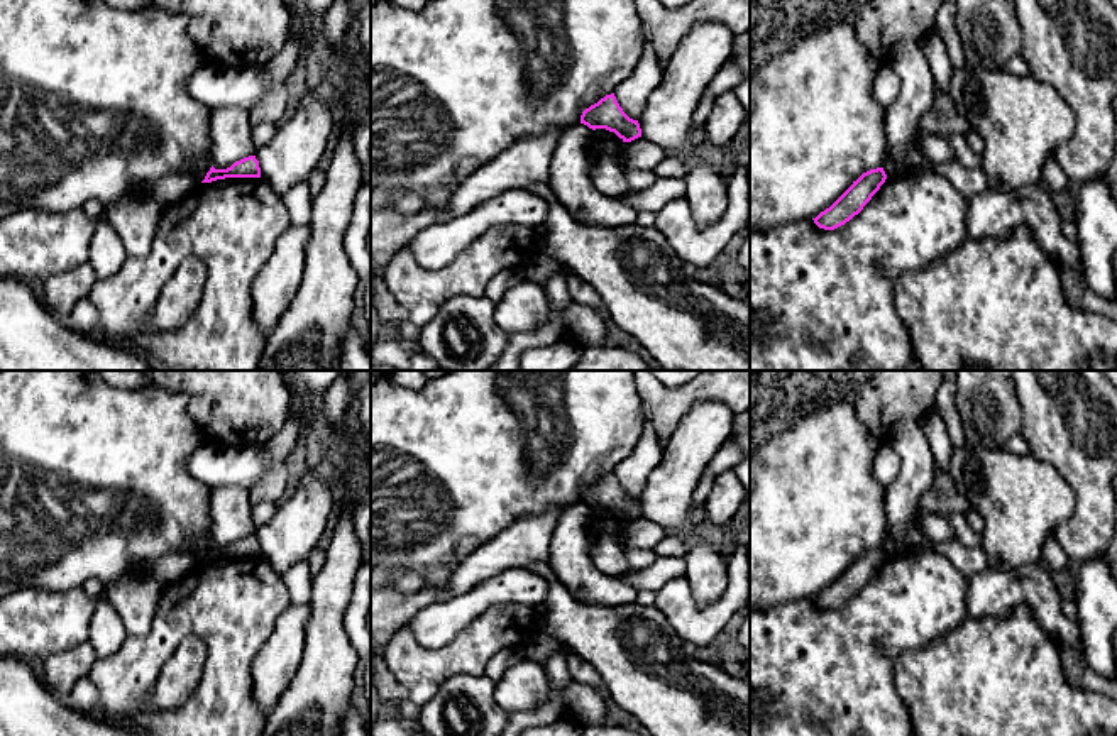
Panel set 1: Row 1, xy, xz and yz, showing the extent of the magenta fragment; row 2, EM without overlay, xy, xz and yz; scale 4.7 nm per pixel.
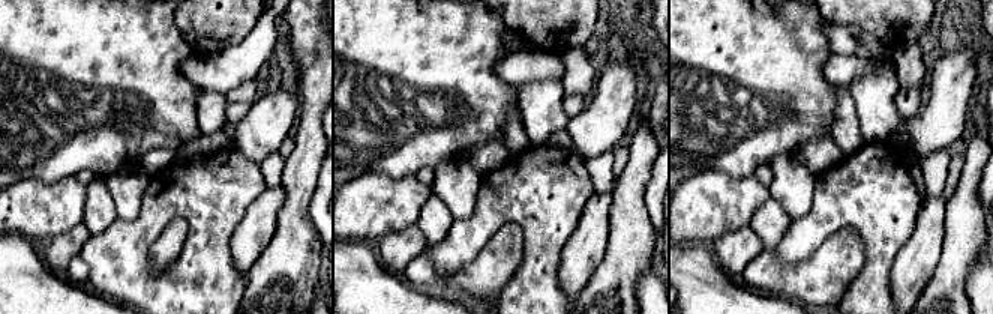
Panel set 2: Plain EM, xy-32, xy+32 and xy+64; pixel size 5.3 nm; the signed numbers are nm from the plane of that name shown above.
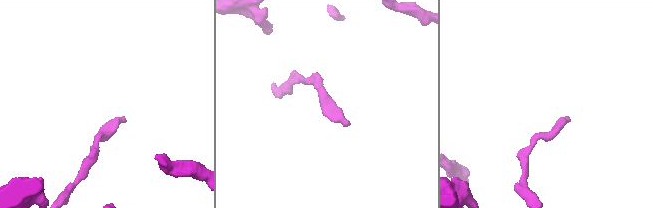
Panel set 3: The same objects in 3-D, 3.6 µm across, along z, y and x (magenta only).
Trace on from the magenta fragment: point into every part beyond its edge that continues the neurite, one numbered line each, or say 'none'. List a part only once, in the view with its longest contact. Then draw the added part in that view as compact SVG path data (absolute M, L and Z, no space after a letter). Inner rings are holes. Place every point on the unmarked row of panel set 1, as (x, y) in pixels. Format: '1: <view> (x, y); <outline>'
none

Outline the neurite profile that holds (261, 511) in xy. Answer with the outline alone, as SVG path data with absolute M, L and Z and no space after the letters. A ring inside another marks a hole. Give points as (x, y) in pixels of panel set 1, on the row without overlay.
M252 503L252 519L257 526L267 523L278 511L274 503Z

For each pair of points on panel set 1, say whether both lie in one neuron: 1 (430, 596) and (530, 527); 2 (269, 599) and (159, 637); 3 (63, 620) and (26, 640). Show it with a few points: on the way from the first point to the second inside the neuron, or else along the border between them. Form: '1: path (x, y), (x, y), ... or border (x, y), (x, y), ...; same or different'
1: path (456, 586), (476, 567), (505, 550); same
2: path (242, 599), (210, 601), (187, 609); same
3: path (55, 621), (43, 623), (34, 631); same

